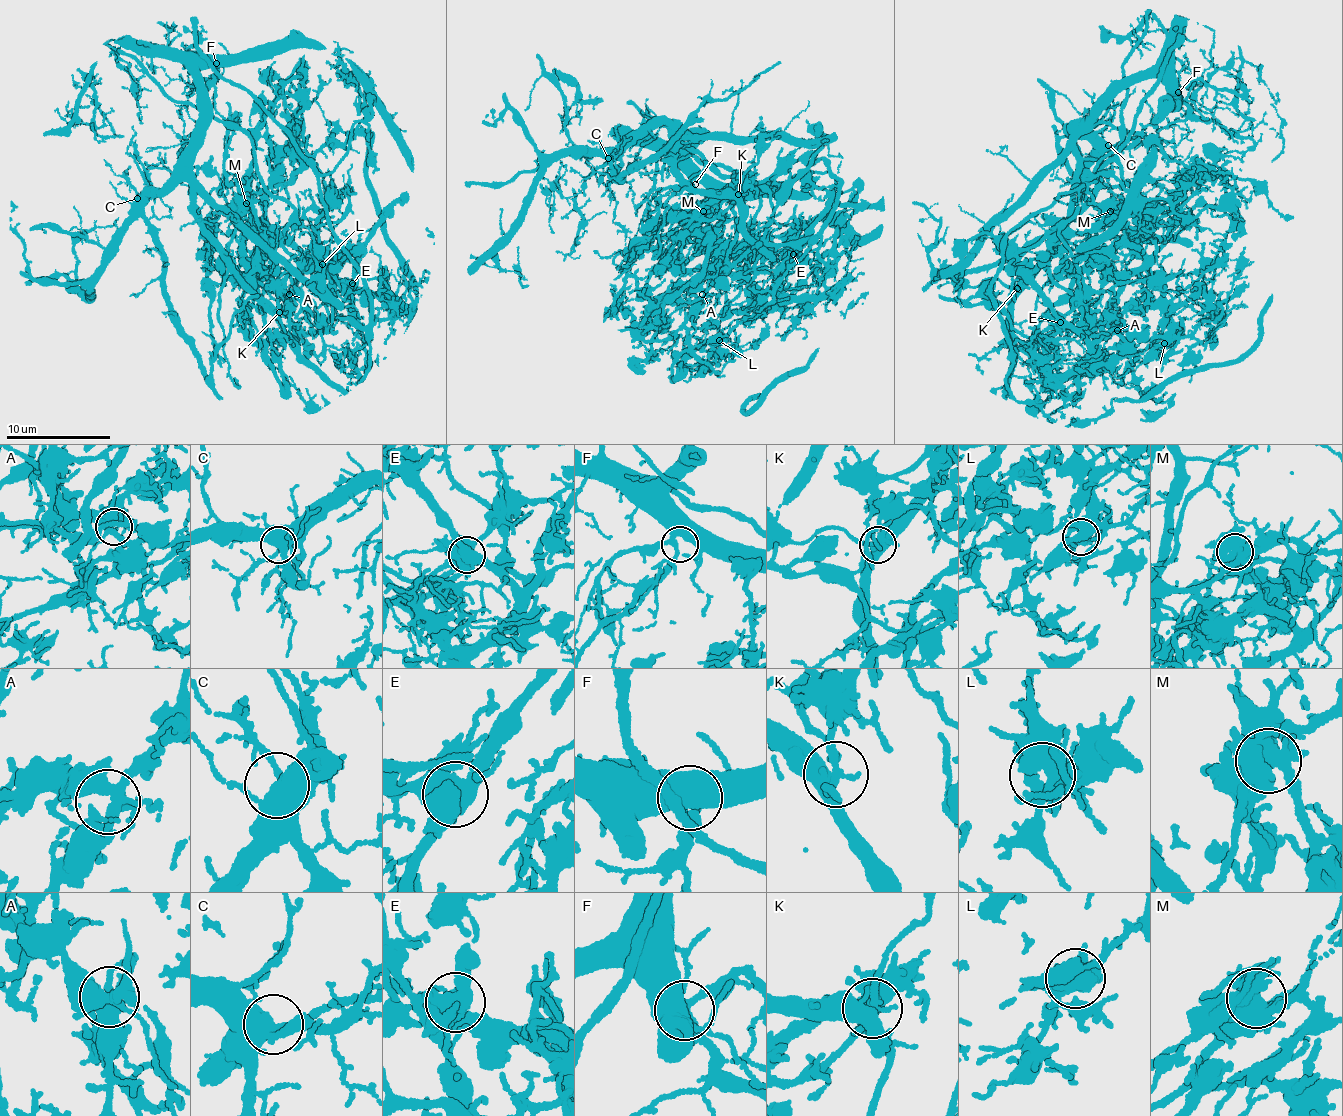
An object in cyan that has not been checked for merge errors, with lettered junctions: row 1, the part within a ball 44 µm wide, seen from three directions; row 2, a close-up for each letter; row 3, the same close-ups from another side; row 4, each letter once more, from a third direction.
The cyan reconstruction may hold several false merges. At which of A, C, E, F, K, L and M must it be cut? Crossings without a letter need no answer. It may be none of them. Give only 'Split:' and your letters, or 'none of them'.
Split: E, K, M

